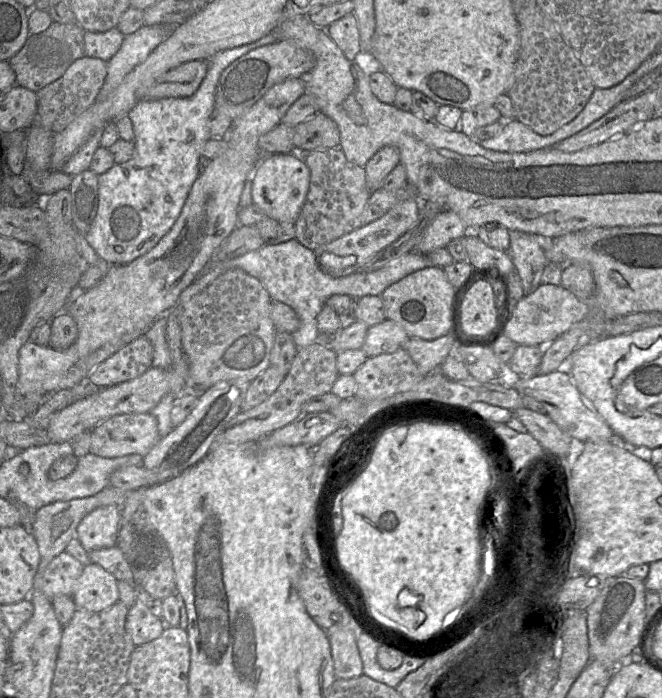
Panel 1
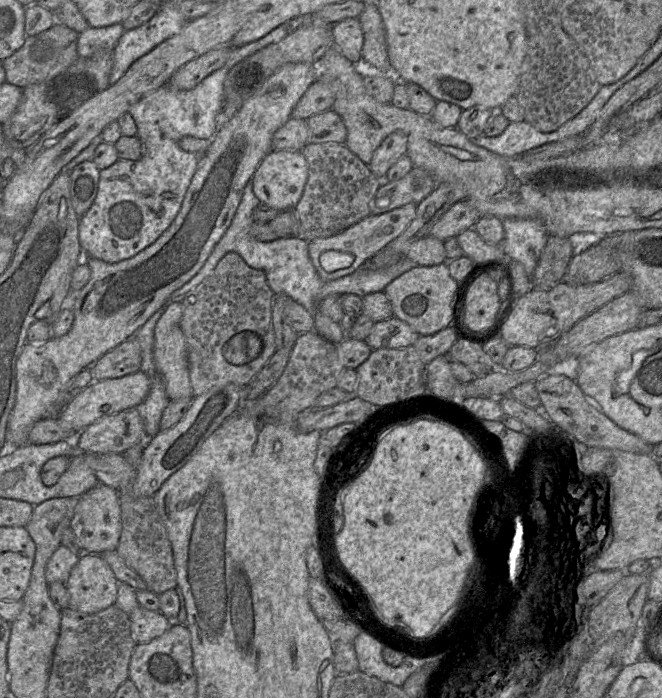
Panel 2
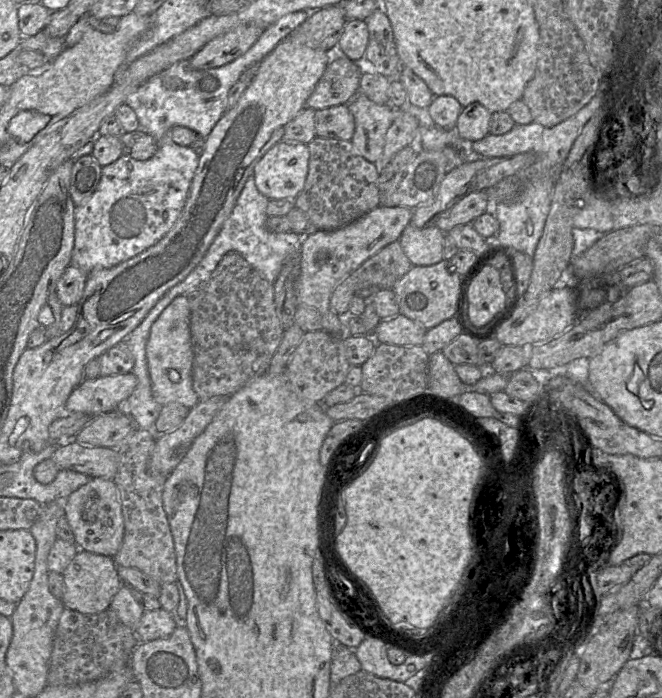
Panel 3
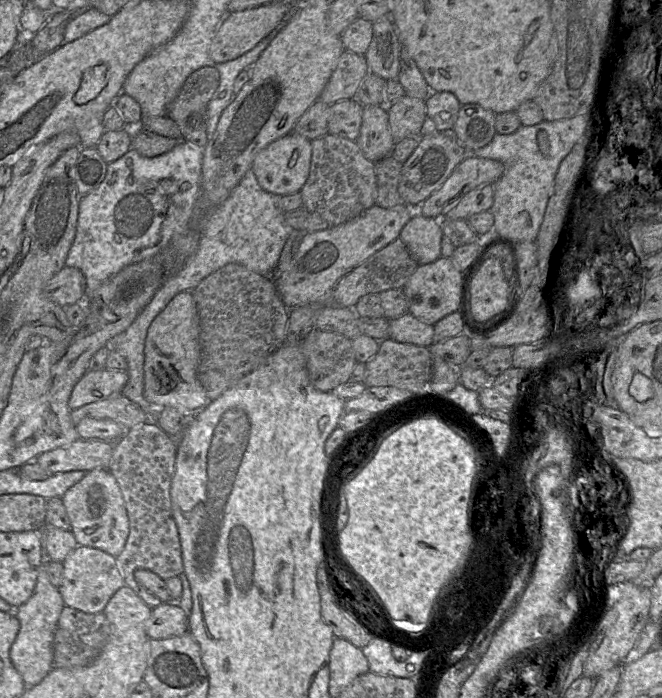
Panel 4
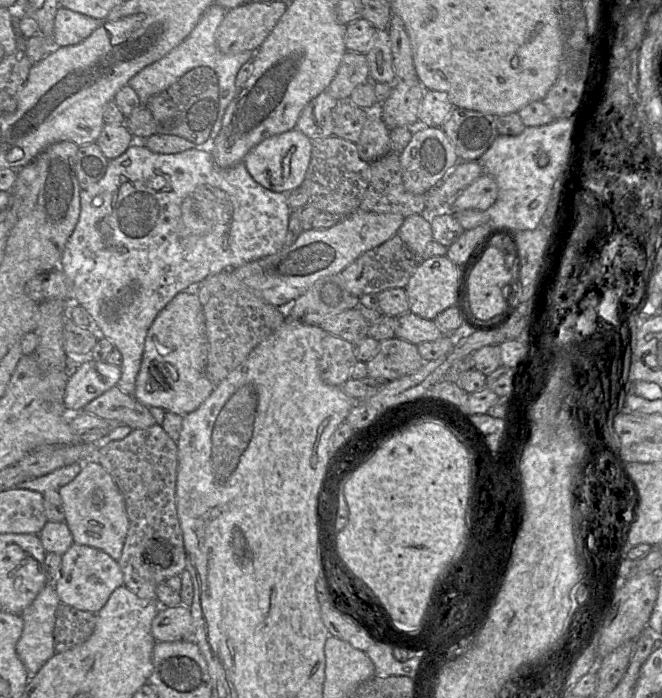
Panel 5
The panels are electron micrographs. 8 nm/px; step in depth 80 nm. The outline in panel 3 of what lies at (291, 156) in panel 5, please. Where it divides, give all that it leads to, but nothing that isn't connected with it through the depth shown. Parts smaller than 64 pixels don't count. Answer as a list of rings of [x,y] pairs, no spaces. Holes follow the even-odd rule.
[[[278,142],[254,167],[257,189],[269,200],[296,199],[305,186],[309,157],[307,144]]]

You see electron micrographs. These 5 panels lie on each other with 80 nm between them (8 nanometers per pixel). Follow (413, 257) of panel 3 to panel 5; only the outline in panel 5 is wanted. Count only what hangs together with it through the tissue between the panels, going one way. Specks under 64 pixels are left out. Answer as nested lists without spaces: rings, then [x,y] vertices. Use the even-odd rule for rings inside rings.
[[[424,213],[407,216],[398,235],[417,257],[423,259],[426,246],[433,240],[430,217]]]

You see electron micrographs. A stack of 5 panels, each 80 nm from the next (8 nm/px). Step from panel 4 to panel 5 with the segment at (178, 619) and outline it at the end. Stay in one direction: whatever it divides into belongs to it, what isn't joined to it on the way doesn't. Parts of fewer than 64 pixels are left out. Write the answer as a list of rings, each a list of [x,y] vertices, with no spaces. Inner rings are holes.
[[[184,605],[161,607],[152,621],[151,632],[156,641],[192,639],[193,618]]]

